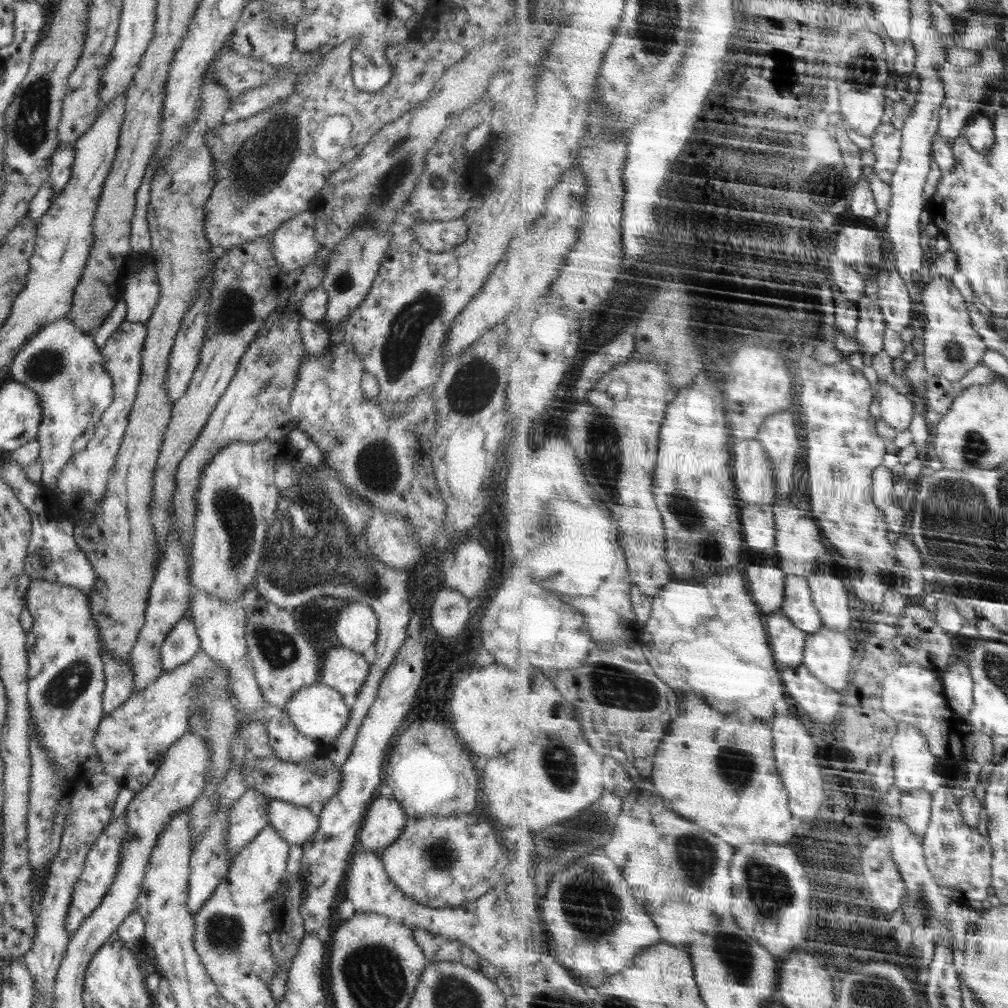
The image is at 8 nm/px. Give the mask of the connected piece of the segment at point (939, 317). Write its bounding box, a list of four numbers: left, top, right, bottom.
[923,270,990,382]

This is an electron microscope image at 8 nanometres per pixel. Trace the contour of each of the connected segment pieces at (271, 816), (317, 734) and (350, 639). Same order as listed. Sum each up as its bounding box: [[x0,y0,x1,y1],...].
[[267,797,319,845],[284,682,351,746],[336,600,378,654]]

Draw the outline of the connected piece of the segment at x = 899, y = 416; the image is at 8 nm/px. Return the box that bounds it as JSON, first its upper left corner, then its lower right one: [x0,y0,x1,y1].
[880,380,916,432]

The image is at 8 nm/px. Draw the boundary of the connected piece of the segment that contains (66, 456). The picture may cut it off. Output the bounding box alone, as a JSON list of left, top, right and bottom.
[9,318,113,490]

